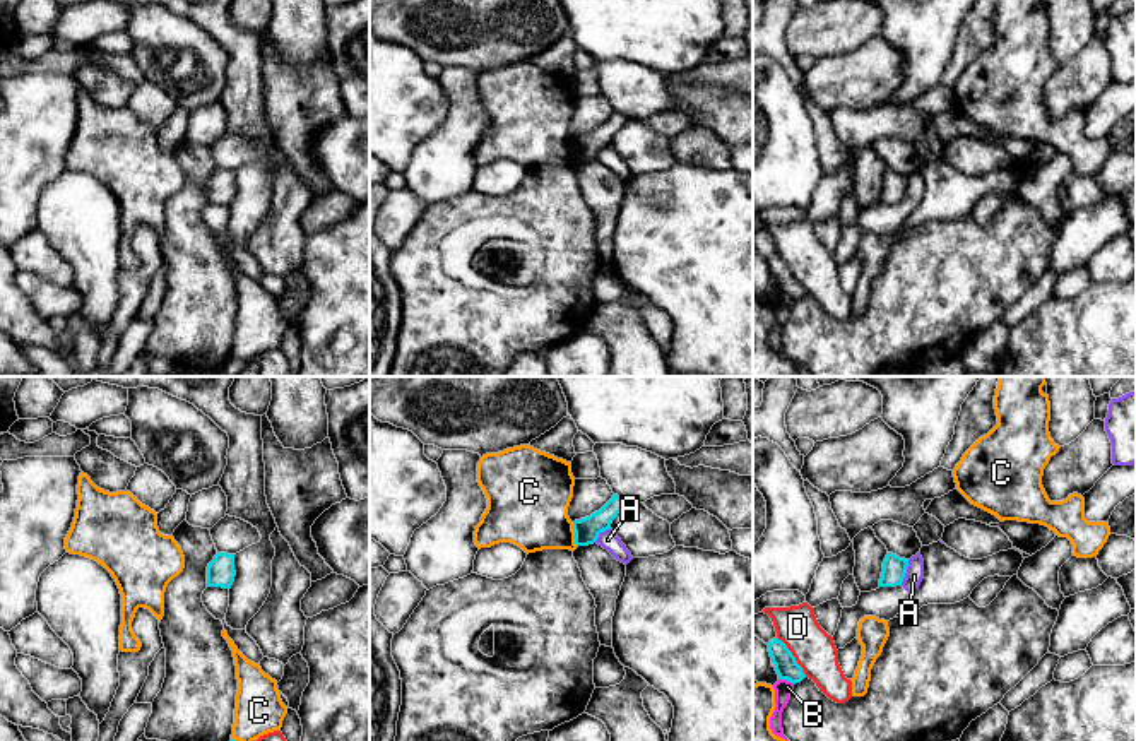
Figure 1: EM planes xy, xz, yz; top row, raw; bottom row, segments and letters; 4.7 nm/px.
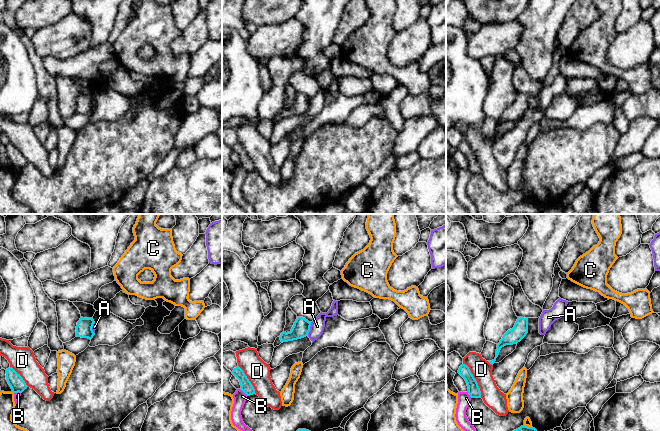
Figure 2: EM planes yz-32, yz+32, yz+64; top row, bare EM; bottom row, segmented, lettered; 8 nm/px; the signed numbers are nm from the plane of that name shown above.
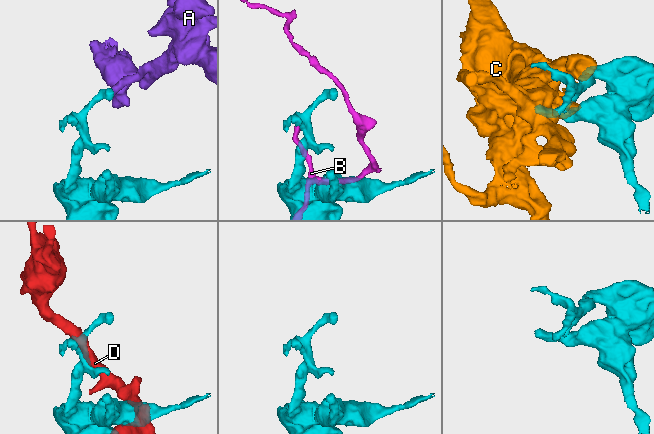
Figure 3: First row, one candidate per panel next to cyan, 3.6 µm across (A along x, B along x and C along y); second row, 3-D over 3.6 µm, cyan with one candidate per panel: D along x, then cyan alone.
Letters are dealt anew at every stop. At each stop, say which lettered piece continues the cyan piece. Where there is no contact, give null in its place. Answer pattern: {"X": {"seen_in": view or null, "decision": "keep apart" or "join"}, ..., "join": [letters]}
{"A": {"seen_in": "yz", "decision": "keep apart"}, "B": {"seen_in": "yz", "decision": "keep apart"}, "C": {"seen_in": "xz", "decision": "keep apart"}, "D": {"seen_in": "yz", "decision": "keep apart"}, "join": []}

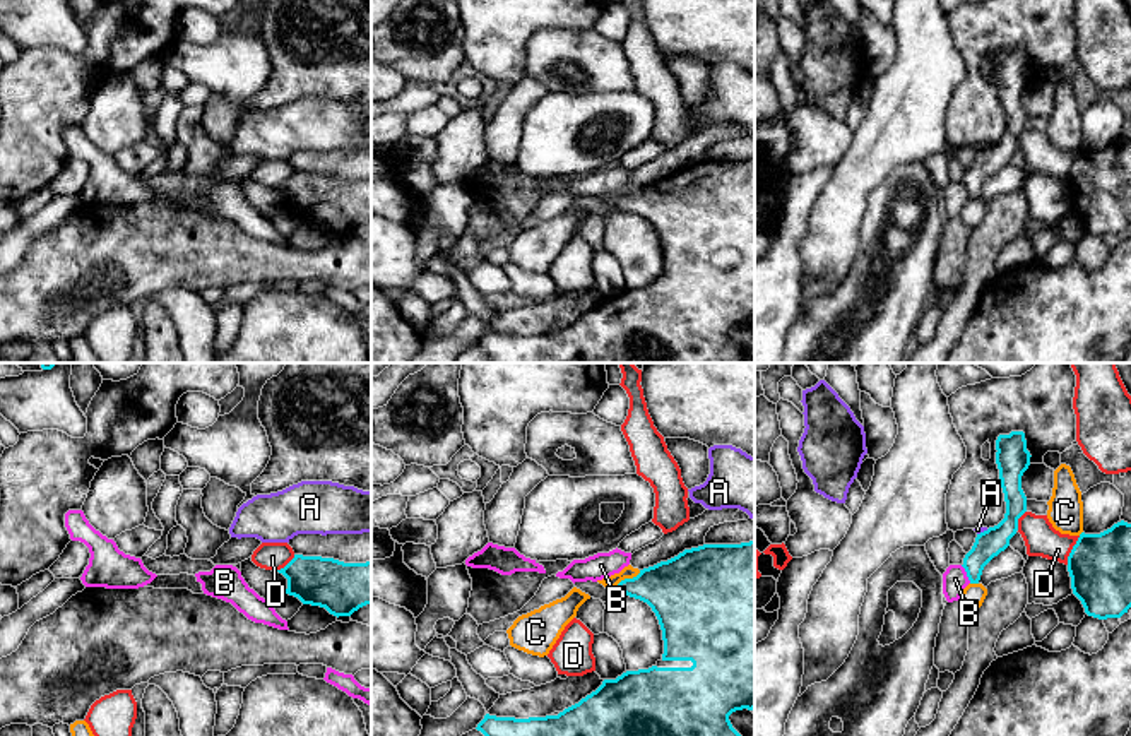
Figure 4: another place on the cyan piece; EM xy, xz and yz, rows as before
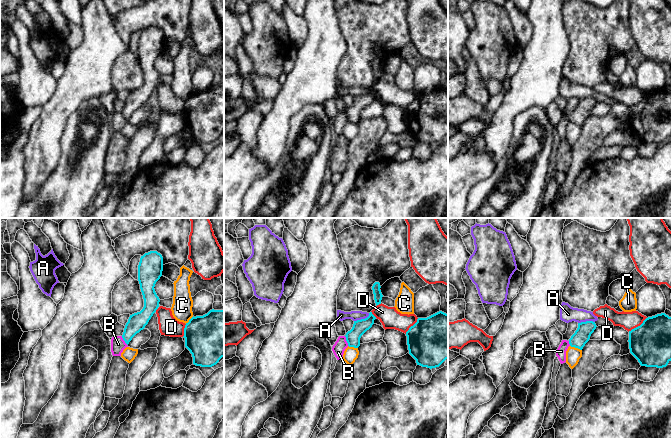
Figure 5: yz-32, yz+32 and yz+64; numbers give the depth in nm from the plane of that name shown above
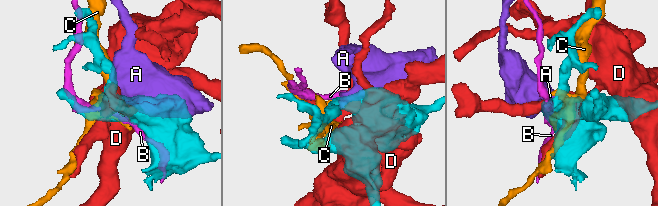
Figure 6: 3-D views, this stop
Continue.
{"A": {"seen_in": "yz", "decision": "keep apart"}, "B": {"seen_in": "yz", "decision": "keep apart"}, "C": {"seen_in": "xz", "decision": "keep apart"}, "D": {"seen_in": "yz", "decision": "keep apart"}, "join": []}

